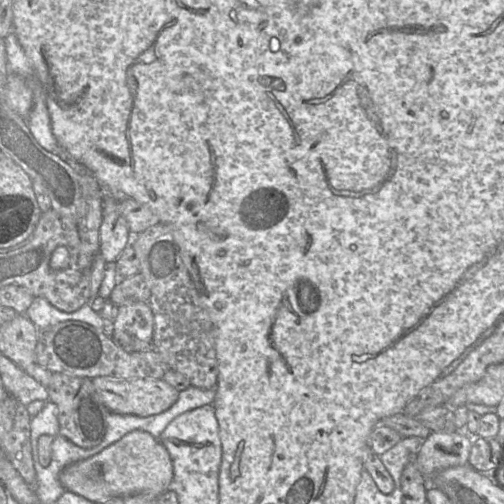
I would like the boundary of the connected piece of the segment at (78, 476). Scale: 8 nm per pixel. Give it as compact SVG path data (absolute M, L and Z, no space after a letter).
M134 430L101 452L66 466L59 479L65 490L97 503L114 497L166 490L173 479L173 464L158 438L146 431Z

